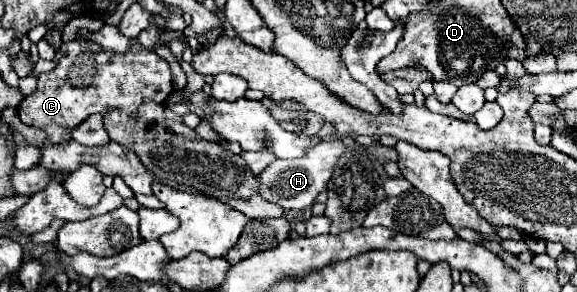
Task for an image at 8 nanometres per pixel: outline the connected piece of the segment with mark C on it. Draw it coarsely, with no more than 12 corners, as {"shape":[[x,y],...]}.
{"shape":[[61,45],[17,107],[51,143],[93,113],[133,113],[173,93],[169,63],[141,47]]}

